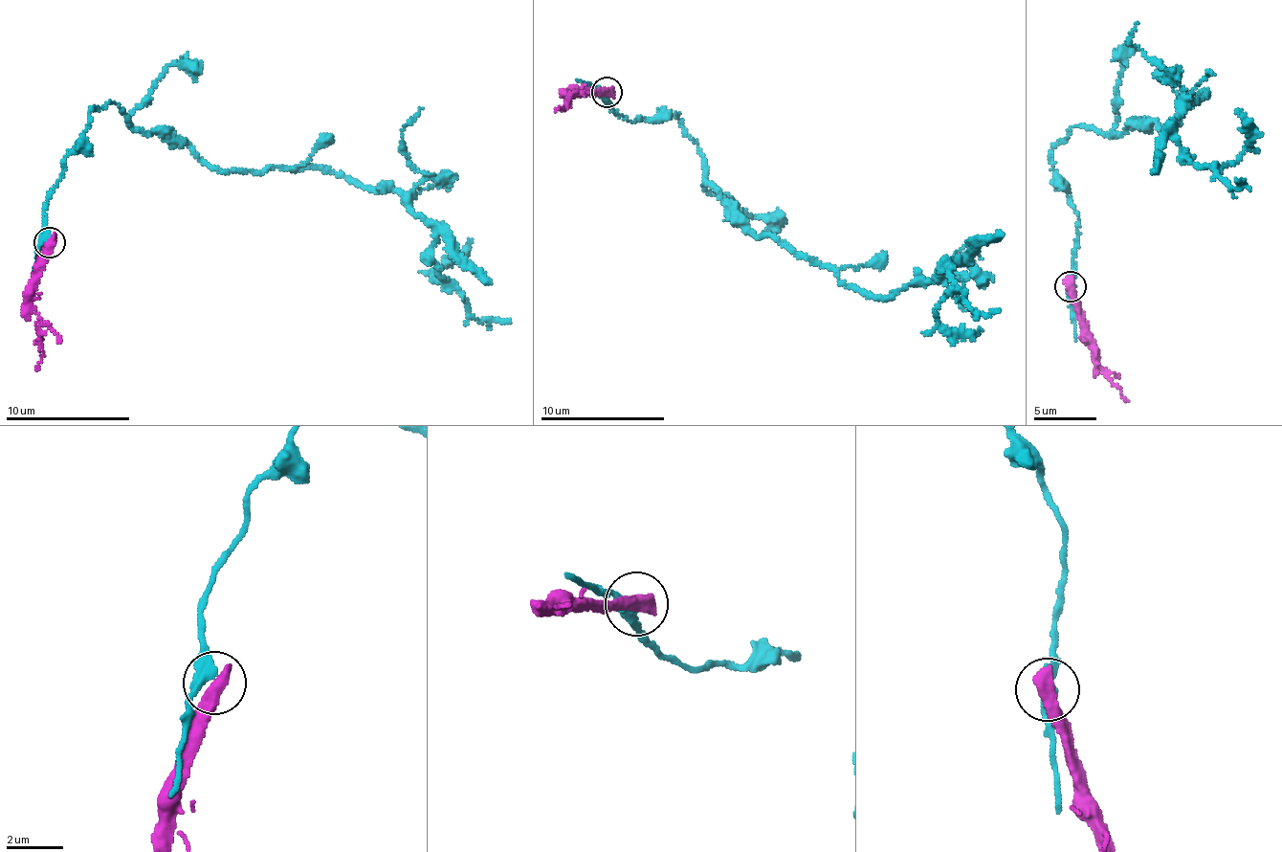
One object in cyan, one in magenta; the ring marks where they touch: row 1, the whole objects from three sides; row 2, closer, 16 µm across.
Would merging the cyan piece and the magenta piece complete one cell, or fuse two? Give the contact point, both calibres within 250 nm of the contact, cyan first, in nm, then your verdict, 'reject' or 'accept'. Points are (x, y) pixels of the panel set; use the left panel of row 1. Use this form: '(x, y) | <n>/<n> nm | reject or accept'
(50, 242) | 320/600 nm | reject

